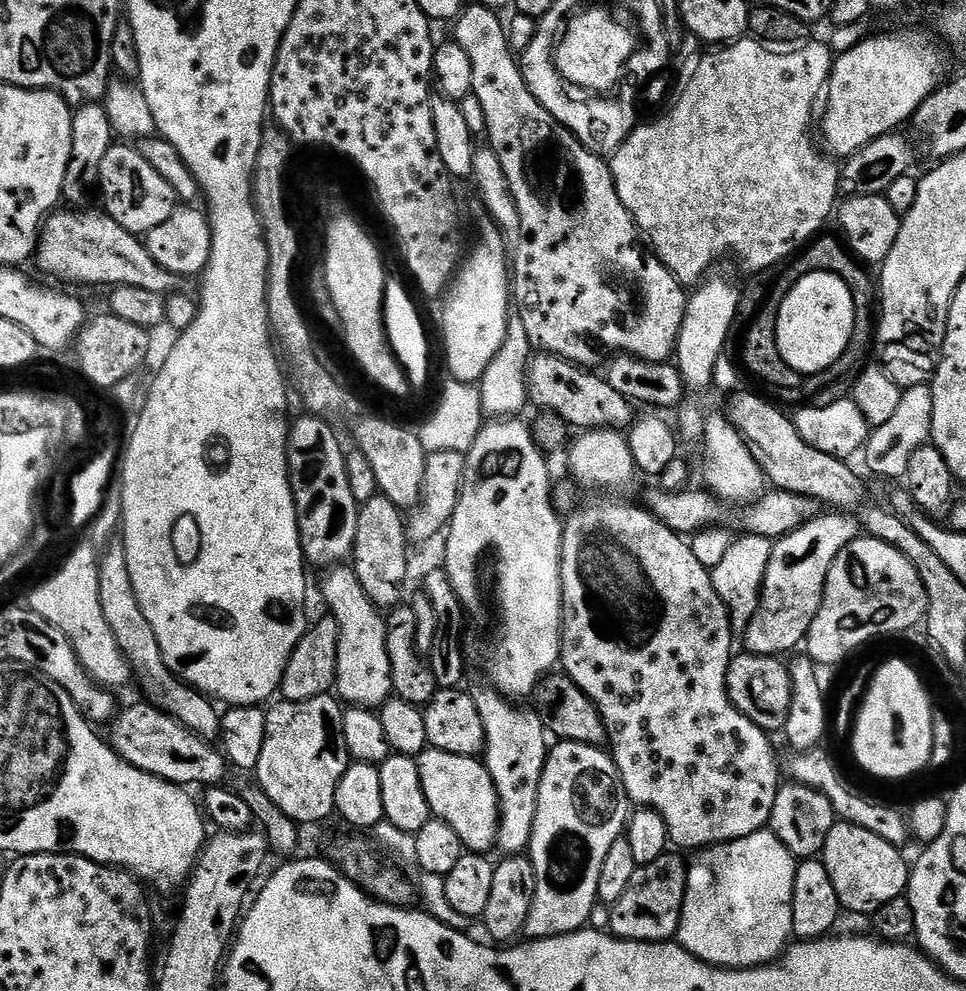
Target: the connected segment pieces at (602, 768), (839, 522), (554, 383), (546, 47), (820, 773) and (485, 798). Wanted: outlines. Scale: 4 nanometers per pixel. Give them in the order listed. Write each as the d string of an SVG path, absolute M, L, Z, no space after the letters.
M562 740L549 751L538 790L538 810L534 818L530 845L536 889L530 914L524 923L523 935L528 940L565 936L571 932L581 931L588 924L590 914L598 903L596 895L598 877L602 874L602 862L610 851L610 846L614 846L614 842L625 835L629 819L628 795L624 793L624 787L620 784L616 764L604 748Z
M824 512L816 519L804 524L798 530L794 530L789 536L781 536L775 541L770 554L770 562L766 566L766 578L764 585L760 588L760 604L756 608L754 618L743 629L744 644L749 653L754 656L774 656L783 657L783 652L788 652L791 648L796 648L805 643L808 639L808 631L822 606L824 597L824 587L830 566L834 558L853 540L861 535L862 528L857 517L852 514L842 512Z
M536 354L531 357L527 371L527 399L541 413L557 416L569 429L624 430L634 419L634 405L603 376L595 371L572 364L560 356Z
M537 34L534 42L522 53L522 71L528 88L536 101L549 112L562 127L568 129L581 146L601 158L611 157L618 151L624 139L637 127L637 109L628 104L612 104L616 98L612 94L604 94L597 98L593 93L577 85L565 83L556 68L555 43L547 44L544 36Z
M813 750L802 752L791 757L792 776L791 779L798 784L805 784L807 788L813 788L818 794L822 794L834 806L837 817L845 824L862 826L862 830L870 830L870 834L878 834L882 842L890 842L894 847L903 849L904 843L910 840L910 829L905 813L891 808L888 804L875 804L872 800L863 800L856 792L851 792L846 785L840 781L836 768L832 765L830 757L824 750Z
M427 747L416 760L418 774L422 778L422 790L433 817L444 820L454 834L472 854L488 854L496 848L496 835L500 825L500 803L496 787L483 759L475 756L459 756Z

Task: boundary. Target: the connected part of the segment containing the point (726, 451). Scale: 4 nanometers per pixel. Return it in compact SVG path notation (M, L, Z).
M709 415L704 421L704 478L705 487L717 499L730 504L734 502L739 506L747 506L758 501L764 495L768 483L764 471L754 462L750 450L744 445L744 439L738 430L728 421L727 415Z

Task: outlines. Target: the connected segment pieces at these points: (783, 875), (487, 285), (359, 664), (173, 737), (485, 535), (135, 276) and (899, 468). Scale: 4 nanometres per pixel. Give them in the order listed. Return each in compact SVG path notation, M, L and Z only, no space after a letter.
M761 830L750 834L746 838L732 840L728 844L717 844L710 848L705 848L699 853L696 861L688 864L688 881L686 882L686 894L684 895L684 905L680 915L680 925L676 931L675 939L694 958L702 962L712 964L716 968L761 968L763 964L770 964L780 959L784 954L784 949L789 947L793 939L792 934L792 899L794 898L794 874L796 873L797 857L782 846L782 842L771 830Z
M492 222L486 224L480 232L480 245L473 250L469 260L467 257L459 265L443 301L444 313L440 316L440 328L444 331L444 360L448 363L449 377L470 385L482 379L486 368L502 348L510 317L510 264L506 256L504 260L501 231Z
M336 566L323 573L320 592L328 603L327 611L340 627L338 670L335 695L345 705L379 709L393 695L390 654L386 650L388 625L381 609L367 598L352 566Z
M141 702L111 721L112 749L130 766L143 772L149 772L172 784L204 784L203 786L220 786L230 773L230 765L221 749L209 741L198 738L172 716L167 716L160 708Z
M496 418L485 423L477 440L464 457L464 481L460 484L460 497L452 515L452 522L446 529L448 545L444 548L443 567L448 573L450 582L458 594L464 611L469 617L476 619L476 624L484 628L488 641L484 644L484 672L488 675L487 683L495 688L501 696L513 702L524 702L540 687L541 680L553 671L552 667L560 664L560 629L562 627L562 613L564 599L561 596L560 586L560 551L564 541L564 530L561 517L553 510L551 492L554 483L553 477L548 477L548 464L544 461L545 453L539 444L531 427L523 424L520 418Z
M57 210L44 221L36 242L34 264L48 276L68 284L108 284L107 286L142 286L167 297L185 291L185 281L150 258L145 241L130 230L118 226L103 210Z
M928 384L903 389L894 406L894 414L884 424L873 427L864 441L862 457L865 466L876 476L899 481L906 474L910 454L931 441L933 418L934 398Z

